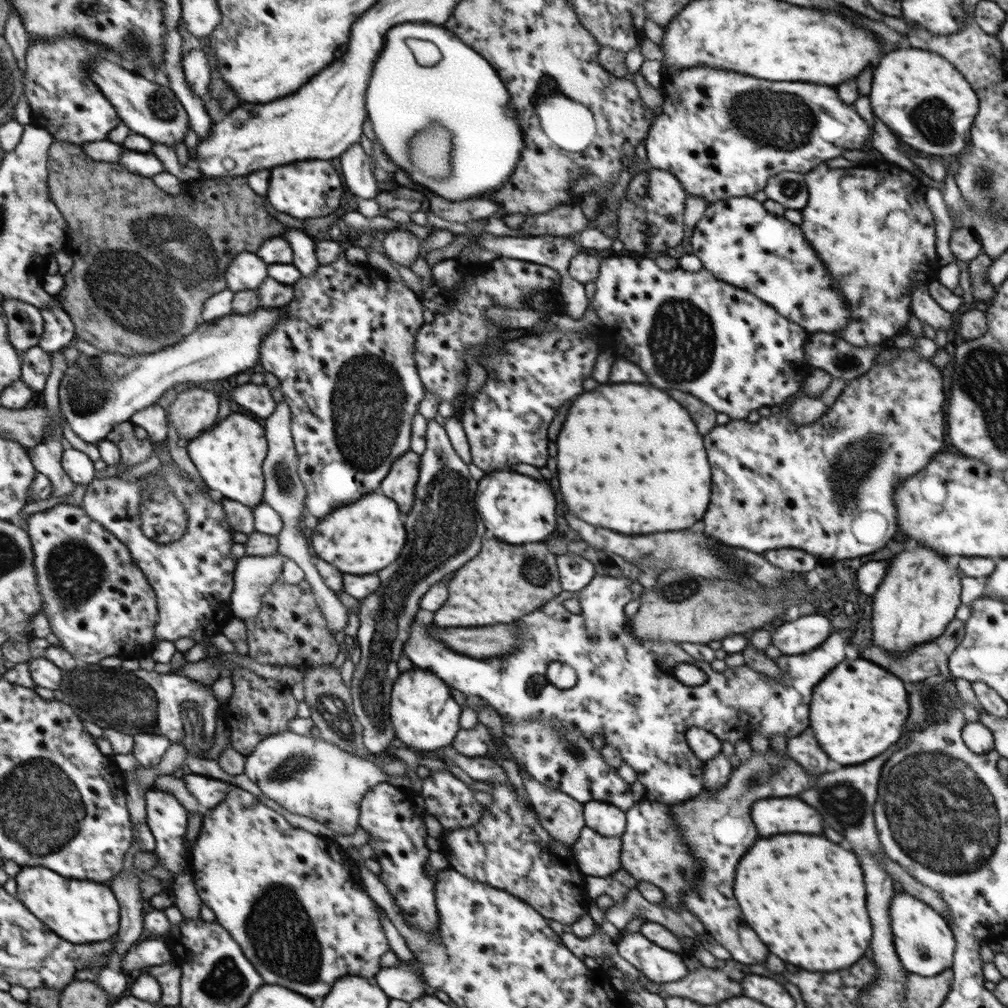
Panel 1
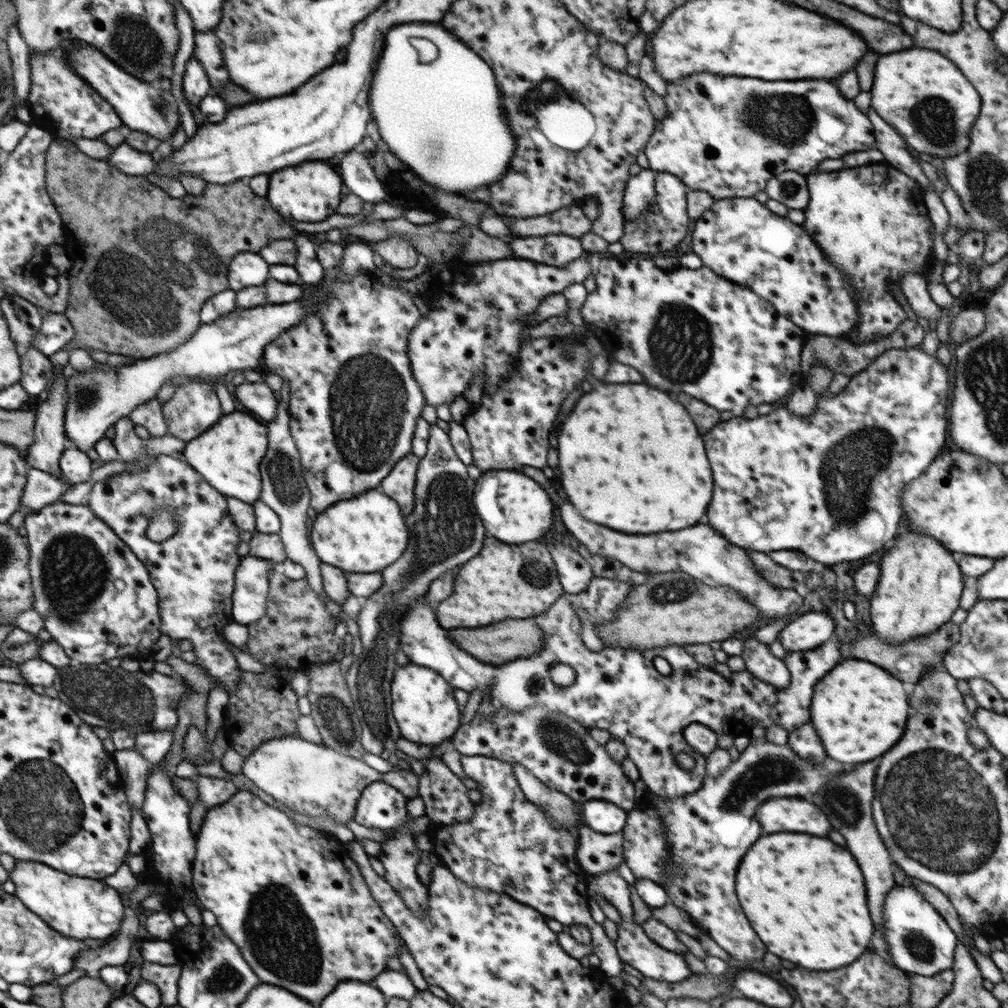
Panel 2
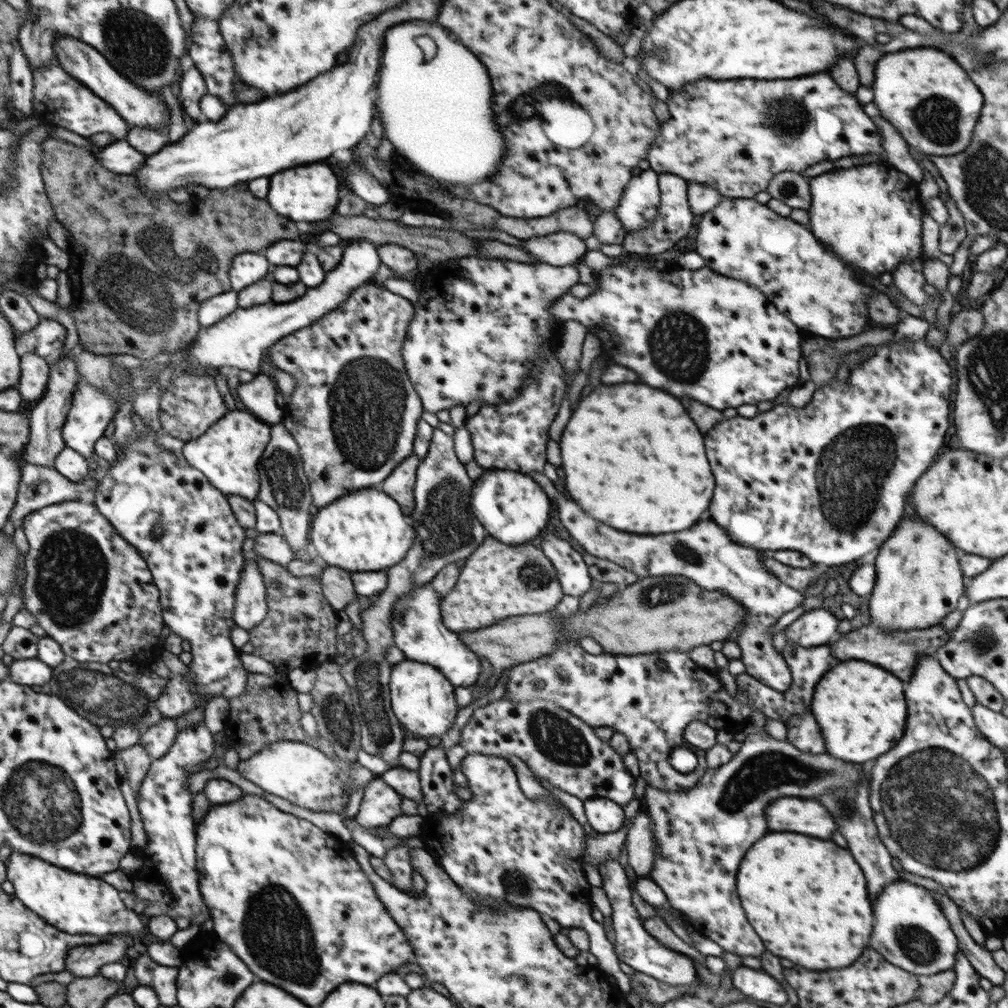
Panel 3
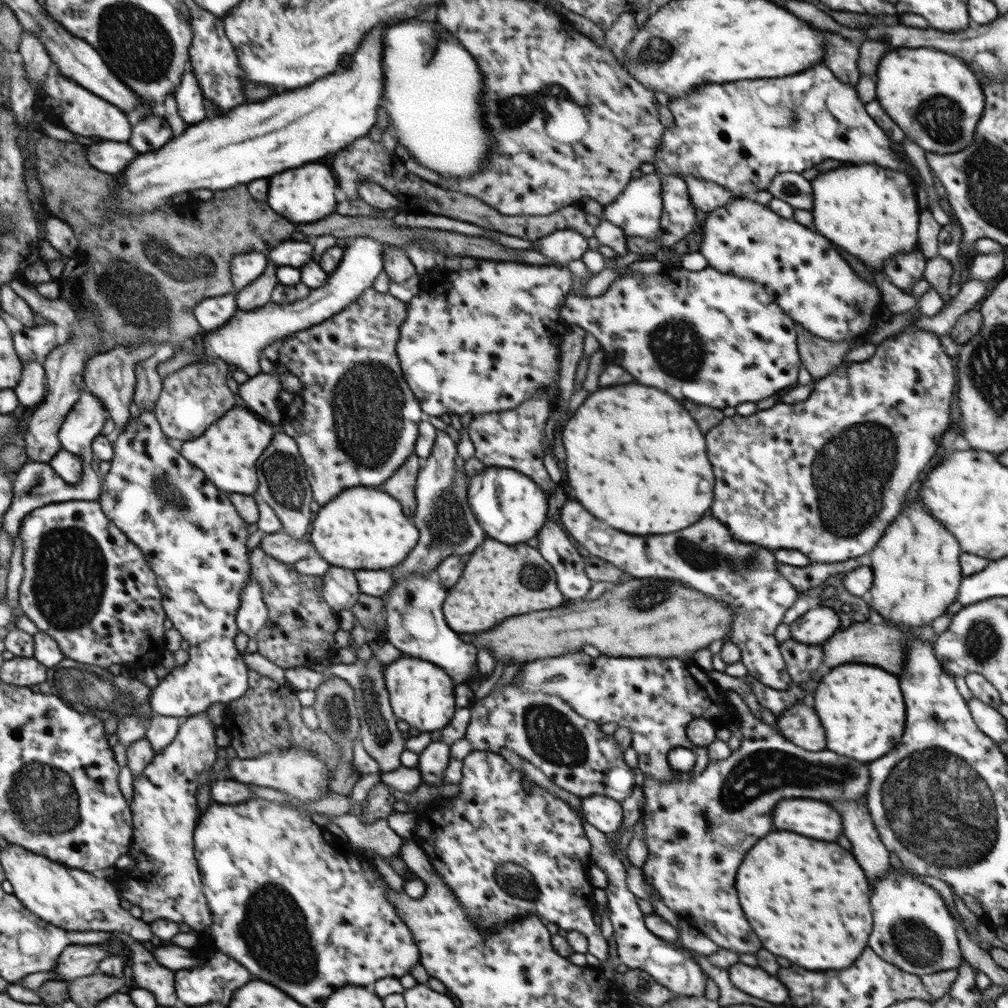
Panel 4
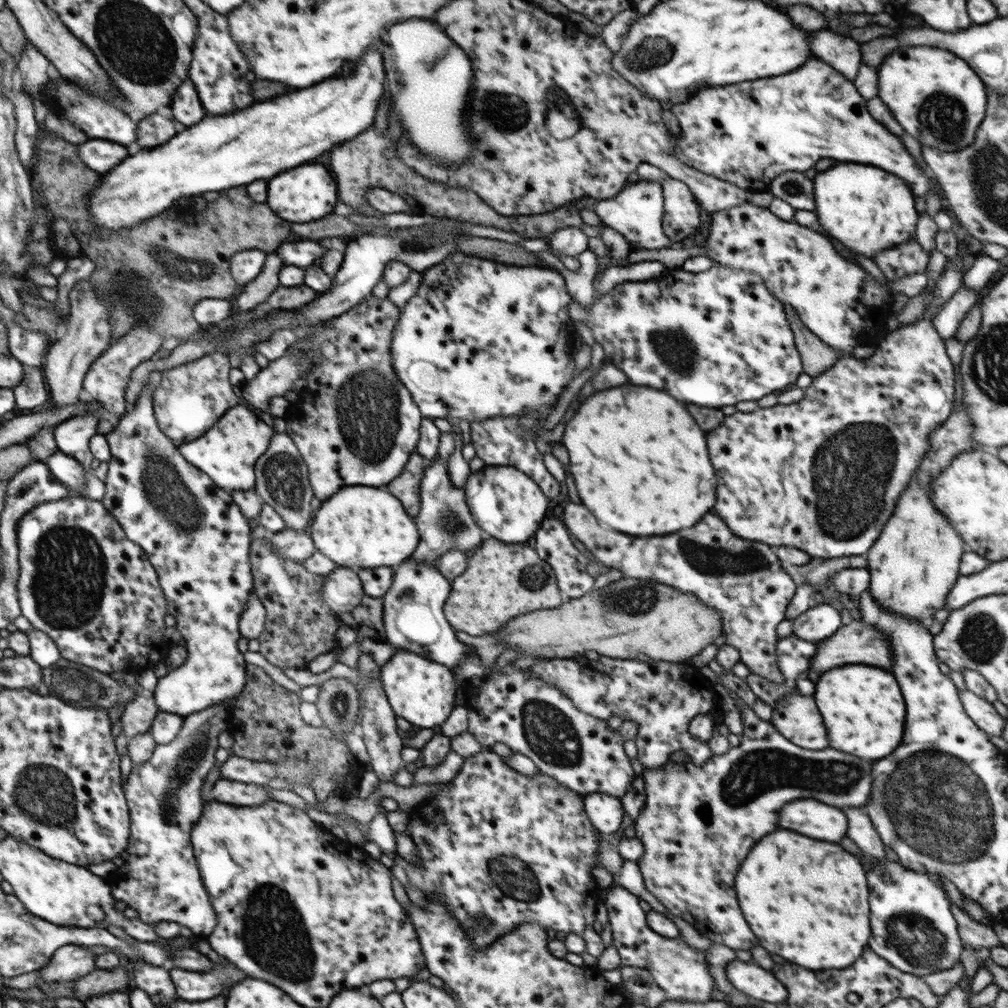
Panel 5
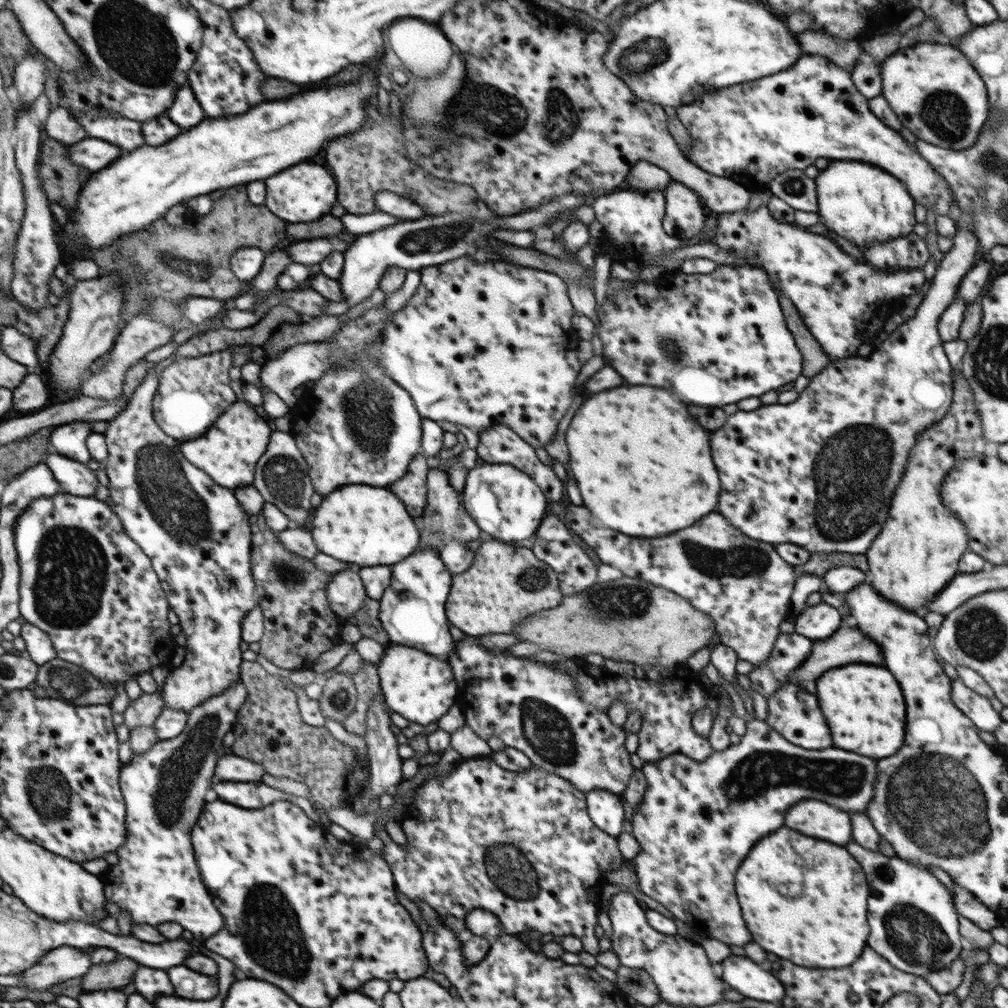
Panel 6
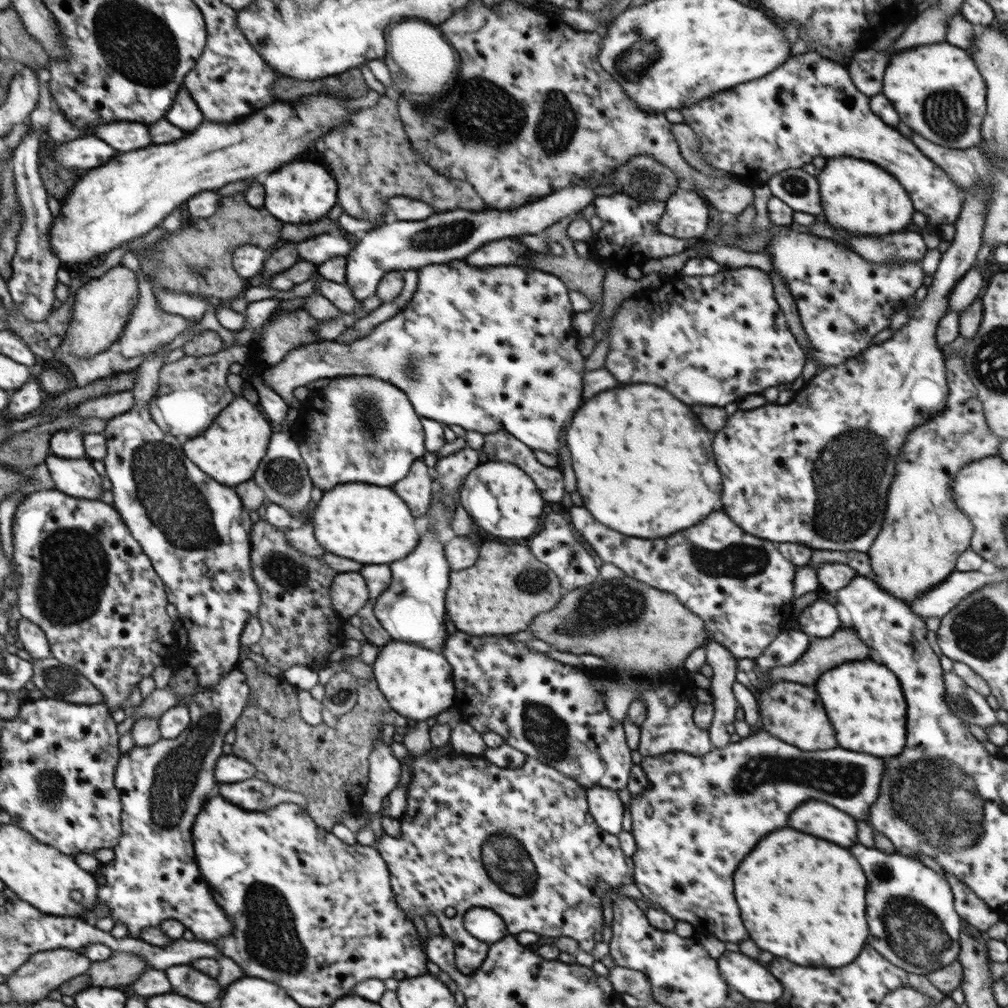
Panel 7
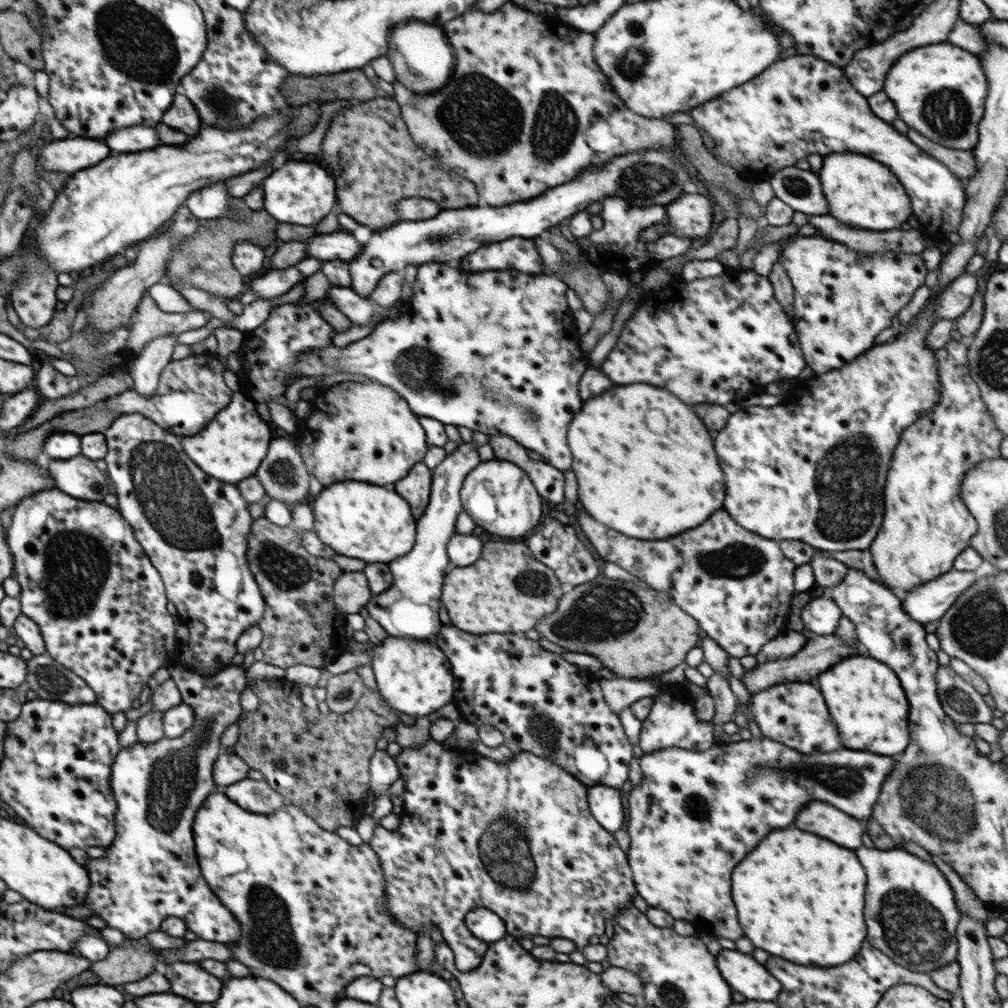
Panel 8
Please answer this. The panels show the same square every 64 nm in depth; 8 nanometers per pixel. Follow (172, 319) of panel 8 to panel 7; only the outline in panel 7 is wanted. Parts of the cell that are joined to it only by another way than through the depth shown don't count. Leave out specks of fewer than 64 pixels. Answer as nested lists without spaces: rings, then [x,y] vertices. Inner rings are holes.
[[[128,251],[122,257],[120,264],[136,274],[138,285],[140,286],[139,301],[136,306],[134,306],[130,316],[128,316],[124,330],[119,336],[120,354],[122,354],[124,358],[134,358],[134,356],[152,353],[152,351],[156,351],[158,347],[168,345],[178,334],[184,332],[186,328],[192,328],[192,326],[200,322],[200,320],[188,320],[178,314],[170,314],[160,309],[156,303],[154,288],[151,286],[152,283],[144,277],[140,269],[140,260],[135,253]]]

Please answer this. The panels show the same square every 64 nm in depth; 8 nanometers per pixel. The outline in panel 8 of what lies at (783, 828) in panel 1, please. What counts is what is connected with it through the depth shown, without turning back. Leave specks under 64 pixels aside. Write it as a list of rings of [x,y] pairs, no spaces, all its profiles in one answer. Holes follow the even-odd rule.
[[[812,802],[802,808],[794,820],[794,826],[826,840],[832,840],[844,848],[858,848],[862,846],[862,822],[840,812],[830,804]]]

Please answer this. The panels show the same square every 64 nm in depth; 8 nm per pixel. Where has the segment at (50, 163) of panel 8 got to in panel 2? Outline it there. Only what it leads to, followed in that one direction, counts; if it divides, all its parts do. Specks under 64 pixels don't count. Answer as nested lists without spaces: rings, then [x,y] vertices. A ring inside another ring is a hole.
[[[125,142],[113,148],[107,161],[129,175],[144,177],[157,169],[155,167],[157,166],[156,155],[134,150],[134,148],[128,146]]]

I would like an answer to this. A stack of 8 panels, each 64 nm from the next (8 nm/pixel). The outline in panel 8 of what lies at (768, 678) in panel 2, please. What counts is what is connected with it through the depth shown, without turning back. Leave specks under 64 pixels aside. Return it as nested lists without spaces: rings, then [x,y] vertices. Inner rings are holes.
[[[578,509],[576,516],[582,532],[587,535],[592,546],[596,548],[596,552],[600,554],[606,563],[614,562],[614,564],[618,564],[620,568],[624,568],[624,570],[632,574],[632,576],[636,576],[636,578],[640,578],[642,582],[646,582],[653,589],[668,594],[684,612],[687,612],[693,619],[699,622],[700,628],[706,632],[708,638],[715,640],[729,655],[734,656],[734,658],[756,656],[769,640],[776,638],[788,629],[788,612],[790,612],[792,597],[796,594],[794,571],[796,570],[797,564],[794,564],[788,557],[783,555],[779,541],[764,538],[755,532],[750,532],[748,529],[742,528],[725,510],[714,512],[704,524],[700,524],[700,528],[692,528],[692,530],[688,530],[688,532],[682,532],[682,538],[680,538],[680,536],[674,536],[674,538],[668,538],[668,540],[650,540],[650,542],[648,542],[648,540],[632,540],[632,538],[628,538],[628,536],[624,536],[624,534],[618,534],[618,532],[614,534],[610,528],[606,528],[605,524],[596,522],[592,516],[586,514],[585,510]]]

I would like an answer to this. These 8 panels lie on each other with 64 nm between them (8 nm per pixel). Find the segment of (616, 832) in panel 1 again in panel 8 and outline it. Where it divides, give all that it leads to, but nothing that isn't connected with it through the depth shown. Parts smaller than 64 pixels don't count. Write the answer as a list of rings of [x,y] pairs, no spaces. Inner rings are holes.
[[[604,785],[587,790],[587,801],[594,819],[608,832],[616,833],[623,825],[625,814],[620,791]]]

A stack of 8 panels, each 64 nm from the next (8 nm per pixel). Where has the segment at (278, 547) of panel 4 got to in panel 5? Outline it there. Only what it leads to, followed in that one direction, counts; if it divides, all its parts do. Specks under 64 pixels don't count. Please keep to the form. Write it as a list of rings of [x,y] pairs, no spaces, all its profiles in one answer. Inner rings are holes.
[[[285,529],[278,531],[270,534],[270,541],[274,552],[279,552],[290,560],[307,560],[317,551],[307,530]]]

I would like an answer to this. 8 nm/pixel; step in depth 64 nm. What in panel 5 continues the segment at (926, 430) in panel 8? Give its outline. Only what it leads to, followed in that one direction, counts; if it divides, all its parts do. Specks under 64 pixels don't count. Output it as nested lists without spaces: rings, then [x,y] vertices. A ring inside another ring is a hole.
[[[963,398],[958,411],[952,411],[948,420],[944,421],[944,424],[941,424],[930,435],[928,452],[922,459],[921,465],[916,469],[913,478],[910,479],[908,487],[899,496],[894,516],[886,522],[884,532],[880,534],[880,538],[867,552],[868,564],[866,567],[871,576],[869,593],[882,608],[887,608],[890,612],[895,612],[895,614],[899,614],[904,618],[929,623],[932,616],[945,606],[948,593],[961,575],[958,574],[958,564],[960,564],[962,554],[965,553],[964,542],[958,536],[958,532],[951,525],[951,522],[945,516],[942,516],[933,505],[931,487],[932,482],[936,480],[935,478],[943,471],[944,467],[952,462],[956,455],[981,450],[980,444],[971,437],[972,432],[974,432],[974,427],[971,418],[968,416]]]

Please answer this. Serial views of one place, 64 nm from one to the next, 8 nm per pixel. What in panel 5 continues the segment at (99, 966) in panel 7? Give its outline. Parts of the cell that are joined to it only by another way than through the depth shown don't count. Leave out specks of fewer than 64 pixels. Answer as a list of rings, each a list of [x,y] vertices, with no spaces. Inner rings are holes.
[[[120,966],[116,970],[96,968],[92,972],[75,980],[75,996],[80,1001],[91,999],[93,996],[102,996],[112,992],[114,988],[122,988],[126,984],[126,968]]]

